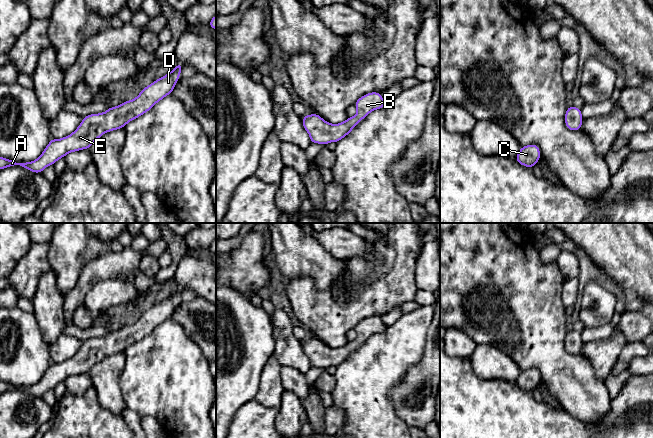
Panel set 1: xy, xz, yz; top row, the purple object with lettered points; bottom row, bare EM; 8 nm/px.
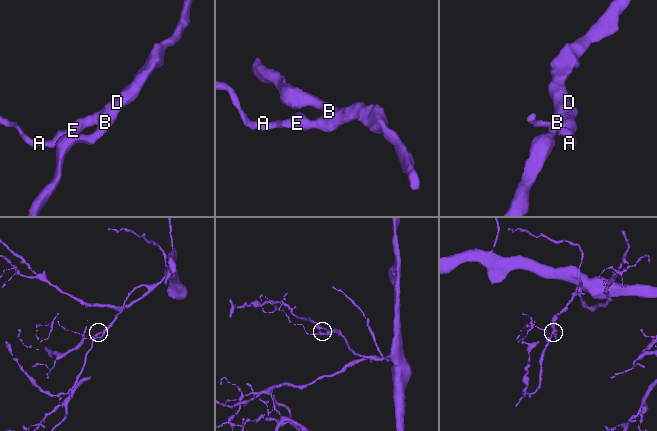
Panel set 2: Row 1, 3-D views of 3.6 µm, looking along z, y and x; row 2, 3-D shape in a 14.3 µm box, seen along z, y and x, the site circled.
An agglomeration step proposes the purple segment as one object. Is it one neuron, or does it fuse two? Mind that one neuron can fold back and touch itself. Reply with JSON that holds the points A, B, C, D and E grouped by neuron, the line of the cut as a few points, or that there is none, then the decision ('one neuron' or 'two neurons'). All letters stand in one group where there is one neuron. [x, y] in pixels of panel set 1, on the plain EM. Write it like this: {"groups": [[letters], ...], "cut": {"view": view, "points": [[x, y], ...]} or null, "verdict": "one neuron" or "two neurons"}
{"groups": [["A", "B", "C", "D", "E"]], "cut": null, "verdict": "one neuron"}

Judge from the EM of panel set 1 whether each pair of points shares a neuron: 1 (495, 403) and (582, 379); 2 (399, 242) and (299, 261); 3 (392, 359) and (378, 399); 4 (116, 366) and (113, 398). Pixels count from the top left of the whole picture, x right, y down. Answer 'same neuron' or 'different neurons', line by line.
1: different neurons
2: different neurons
3: same neuron
4: same neuron

